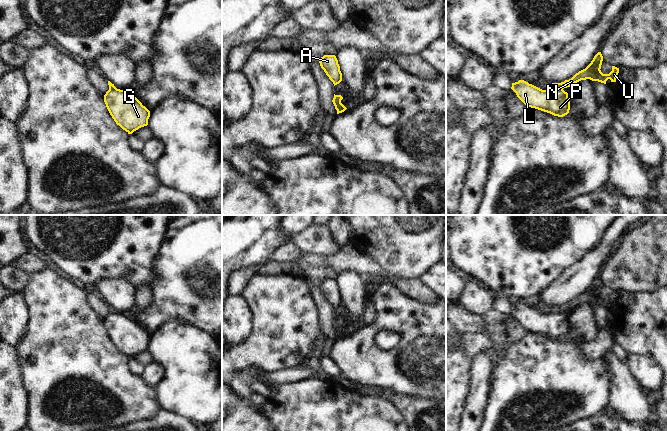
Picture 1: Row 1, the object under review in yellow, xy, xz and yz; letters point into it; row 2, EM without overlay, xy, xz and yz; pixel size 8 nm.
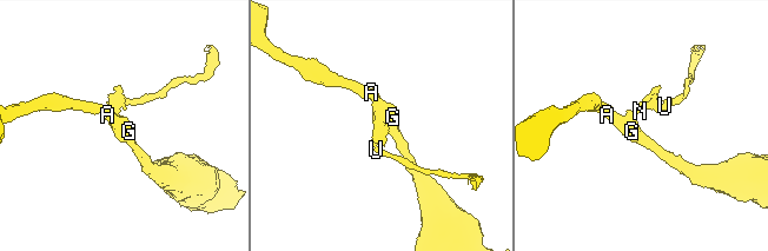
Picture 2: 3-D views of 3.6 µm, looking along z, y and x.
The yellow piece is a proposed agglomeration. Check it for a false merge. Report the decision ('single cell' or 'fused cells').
fused cells

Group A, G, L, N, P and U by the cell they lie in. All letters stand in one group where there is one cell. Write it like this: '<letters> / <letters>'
A G L P / N U

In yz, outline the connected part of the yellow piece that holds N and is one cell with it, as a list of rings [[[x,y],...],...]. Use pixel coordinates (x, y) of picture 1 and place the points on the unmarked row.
[[[598,276],[594,280],[591,287],[585,293],[576,297],[569,304],[565,304],[564,306],[561,306],[561,307],[552,307],[551,312],[564,313],[564,312],[574,309],[575,307],[581,304],[586,304],[586,303],[590,303],[592,305],[598,305],[604,308],[606,308],[606,305],[608,303],[610,303],[611,306],[616,306],[616,302],[619,297],[619,292],[612,290],[612,295],[609,298],[603,298],[600,294],[602,285],[603,285],[603,280],[601,276]]]

